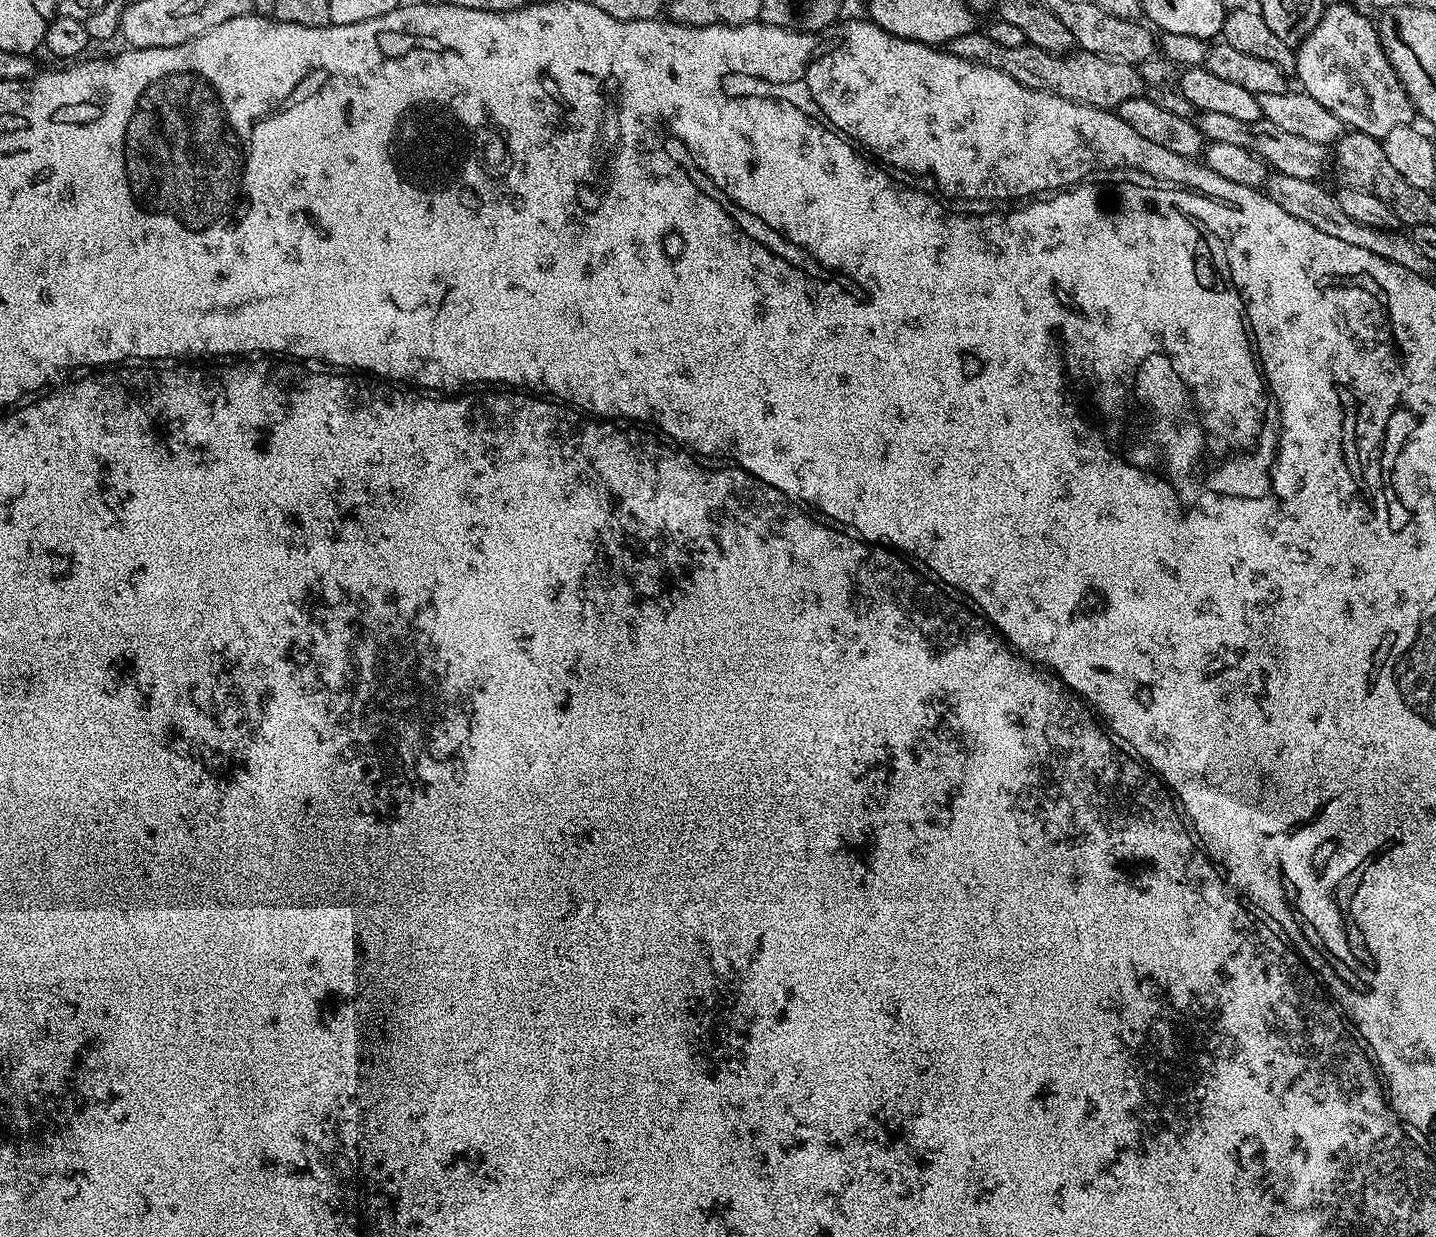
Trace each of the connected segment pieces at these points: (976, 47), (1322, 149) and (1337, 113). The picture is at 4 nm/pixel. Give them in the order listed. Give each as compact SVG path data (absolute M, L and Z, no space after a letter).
M984 30L962 34L948 41L946 48L958 58L966 58L973 60L975 64L985 64L1002 70L1027 88L1053 92L1067 100L1092 104L1096 108L1119 109L1120 101L1139 96L1146 88L1146 80L1136 73L1137 69L1131 64L1107 56L1096 56L1083 50L1065 56L1053 54L1027 42L1013 48L998 46L998 42L994 42L994 38L990 38Z
M1214 110L1200 112L1194 123L1208 142L1231 142L1234 146L1242 146L1260 157L1269 169L1286 174L1290 178L1309 178L1324 163L1329 163L1330 152L1325 145L1310 142L1298 134L1290 134L1286 130L1278 130L1274 122L1263 118L1255 122L1242 122L1242 118L1234 118L1231 114L1217 114Z
M1332 4L1320 16L1317 24L1309 27L1307 36L1300 41L1295 49L1296 70L1295 79L1300 79L1299 87L1308 93L1314 102L1322 102L1334 118L1338 118L1341 125L1349 129L1370 134L1377 138L1383 138L1390 130L1394 130L1402 124L1412 124L1414 109L1408 95L1404 93L1404 87L1396 76L1396 71L1390 66L1388 56L1384 53L1384 47L1380 45L1378 28L1372 24L1356 8L1348 4Z

